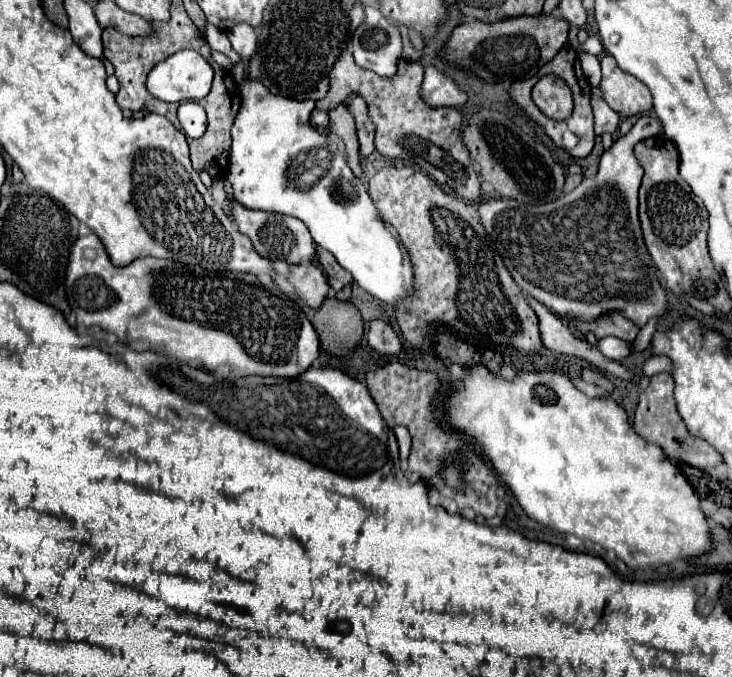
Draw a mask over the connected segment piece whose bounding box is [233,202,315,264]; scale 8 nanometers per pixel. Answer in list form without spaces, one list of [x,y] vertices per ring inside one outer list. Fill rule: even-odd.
[[[233,202],[233,220],[237,222],[239,232],[248,236],[249,240],[253,242],[253,248],[267,260],[285,260],[287,264],[297,264],[295,248],[297,248],[297,252],[301,252],[301,262],[311,262],[315,256],[315,242],[307,230],[307,226],[299,218],[275,214],[275,212],[249,210],[249,208],[243,208],[237,202]],[[279,238],[281,238],[281,246],[279,246]],[[287,246],[295,246],[295,248],[287,248]]]

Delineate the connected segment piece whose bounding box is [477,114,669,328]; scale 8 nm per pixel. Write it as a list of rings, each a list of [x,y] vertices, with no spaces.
[[[643,114],[629,130],[629,134],[617,138],[609,150],[603,152],[599,162],[599,172],[593,178],[583,178],[583,182],[561,196],[557,202],[545,206],[527,206],[515,200],[481,200],[477,206],[477,216],[481,226],[497,242],[499,254],[505,262],[505,268],[511,272],[517,286],[525,296],[531,296],[545,304],[553,314],[567,318],[569,322],[593,322],[595,318],[621,312],[639,328],[651,318],[663,320],[669,314],[667,292],[657,278],[657,268],[645,248],[641,236],[641,224],[637,214],[637,190],[643,178],[643,168],[633,156],[637,142],[663,134],[663,126],[653,114]]]

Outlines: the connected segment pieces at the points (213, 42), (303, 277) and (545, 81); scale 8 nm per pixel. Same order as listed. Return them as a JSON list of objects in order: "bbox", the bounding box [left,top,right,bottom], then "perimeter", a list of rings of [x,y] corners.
[{"bbox":[205,24,240,65],"perimeter":[[[207,24],[207,28],[205,28],[205,40],[207,40],[207,44],[209,44],[211,48],[217,48],[219,52],[223,52],[223,54],[227,54],[229,58],[233,58],[234,65],[240,61],[239,55],[235,54],[231,44],[229,44],[227,34],[221,32],[219,28]]]},{"bbox":[289,264,331,308],"perimeter":[[[297,264],[291,266],[291,272],[289,282],[295,286],[297,294],[311,308],[319,308],[331,290],[325,274],[315,264]]]},{"bbox":[533,76,573,120],"perimeter":[[[543,76],[533,86],[535,106],[553,120],[567,120],[573,112],[573,96],[569,86],[557,76]]]}]

